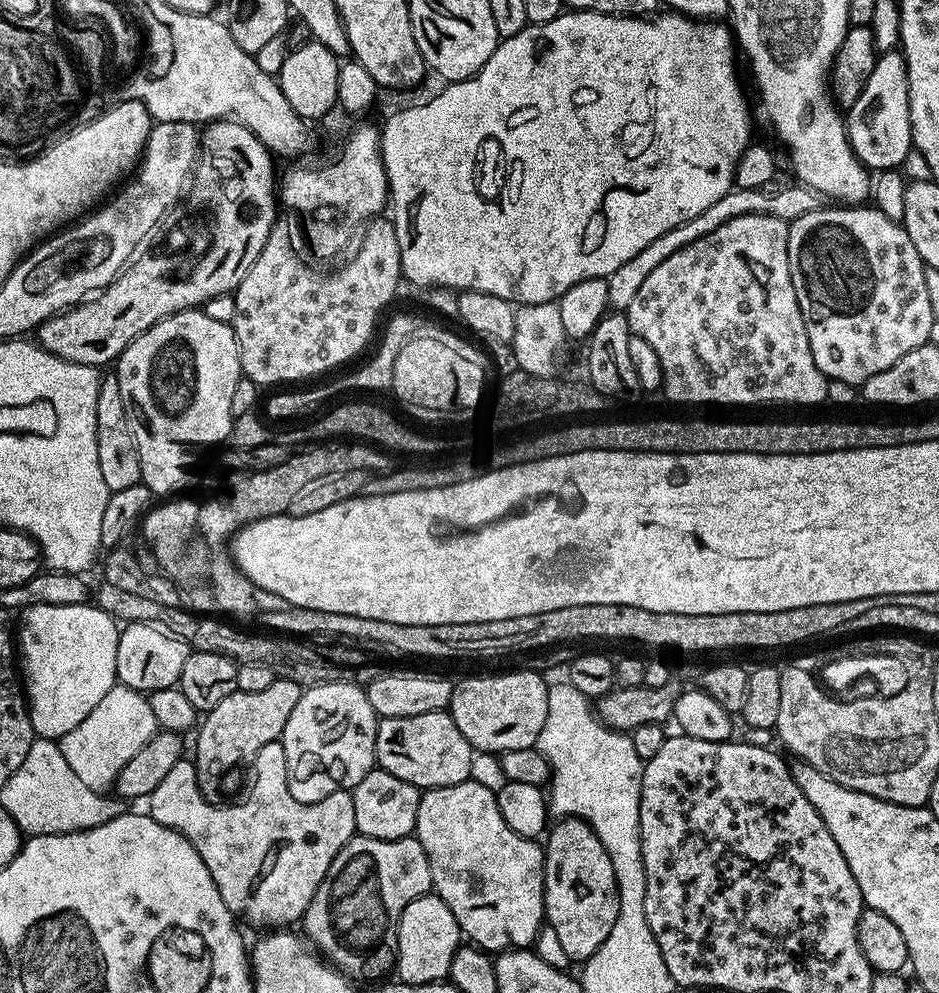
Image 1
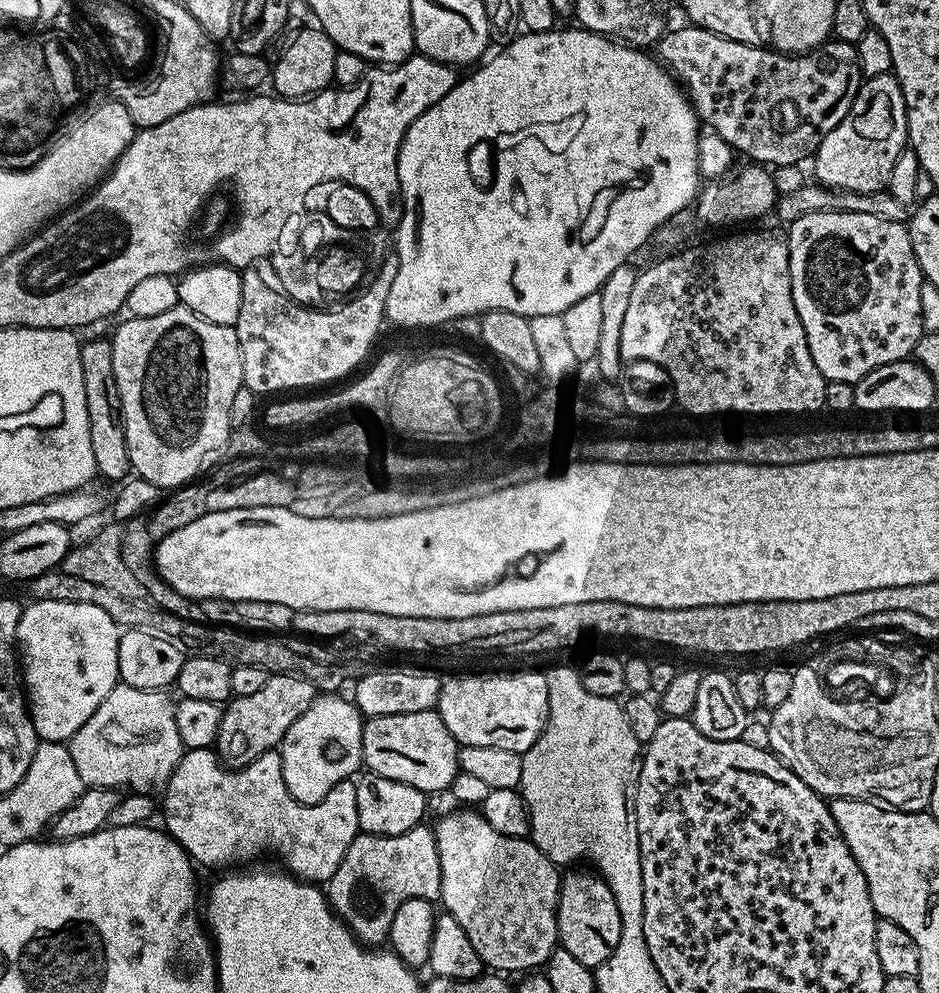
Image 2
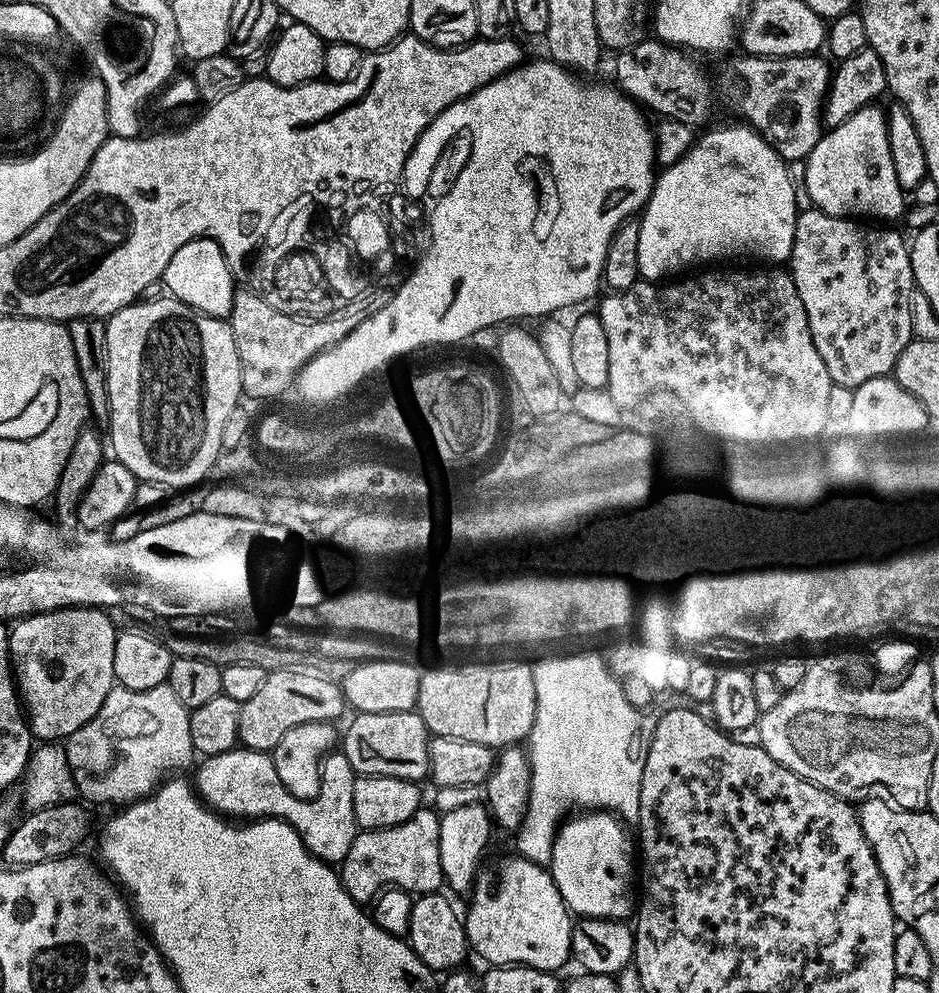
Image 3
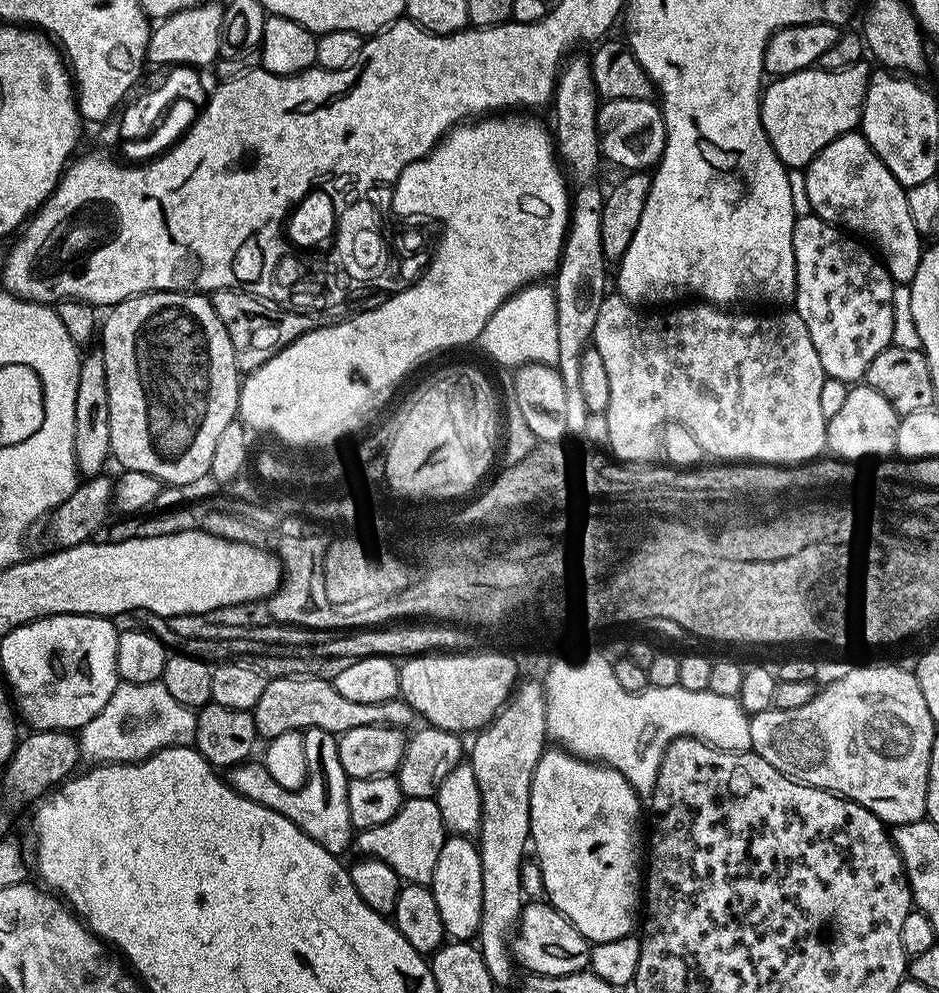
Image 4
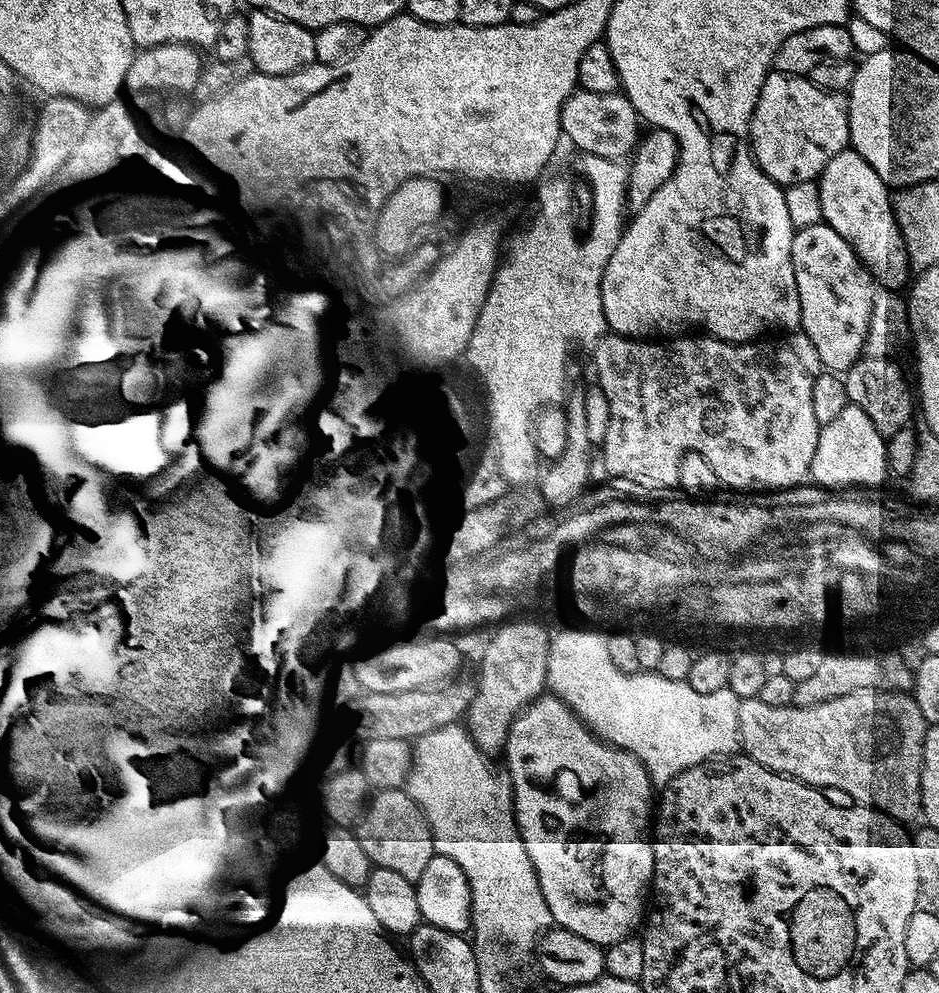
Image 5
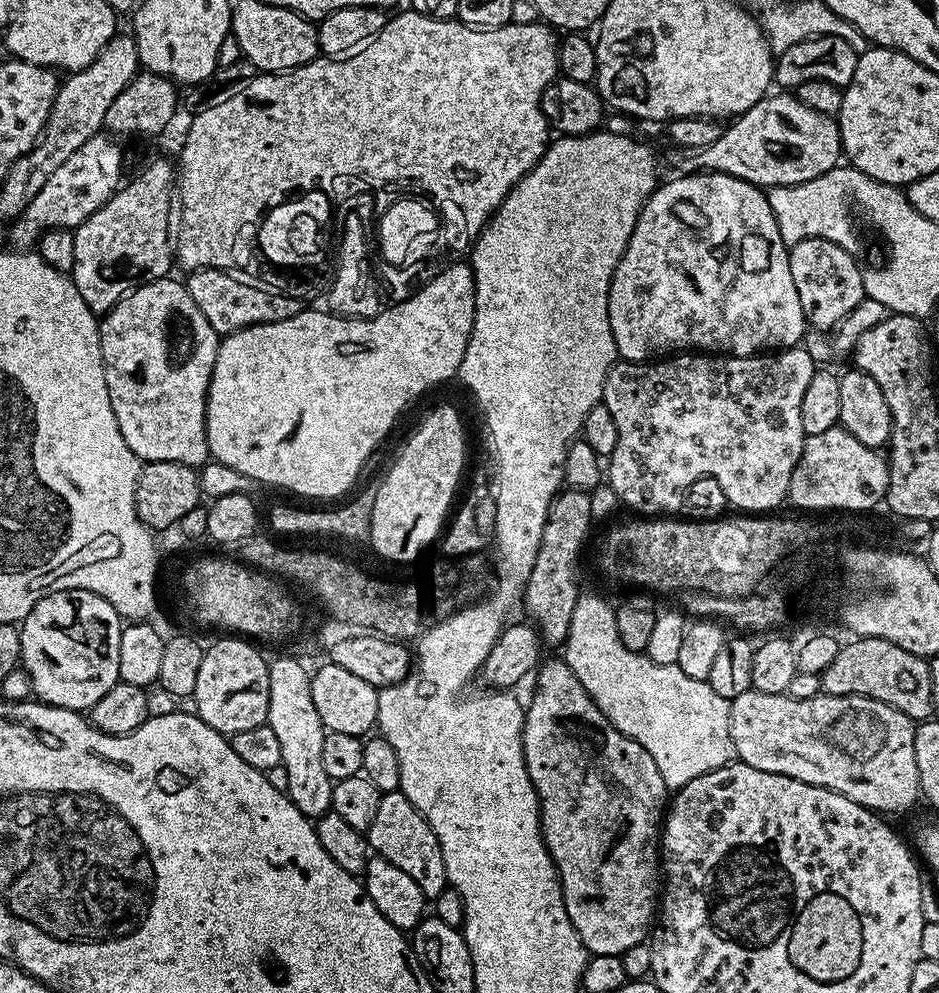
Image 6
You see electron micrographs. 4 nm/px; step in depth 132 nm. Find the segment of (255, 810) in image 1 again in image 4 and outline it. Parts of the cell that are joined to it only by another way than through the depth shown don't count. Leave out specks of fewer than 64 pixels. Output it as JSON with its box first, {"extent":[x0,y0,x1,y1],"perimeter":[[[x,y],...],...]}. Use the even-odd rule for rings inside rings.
{"extent":[230,728,354,854],"perimeter":[[[310,728],[303,733],[303,737],[306,746],[306,762],[308,763],[308,781],[297,792],[278,786],[278,782],[274,782],[274,778],[270,778],[270,774],[260,762],[256,762],[256,764],[245,762],[236,765],[235,768],[231,769],[230,783],[235,792],[240,792],[246,798],[290,818],[290,822],[294,822],[294,826],[298,826],[314,842],[318,842],[318,846],[322,846],[330,853],[341,854],[340,852],[346,851],[347,848],[351,849],[354,844],[354,829],[350,822],[350,806],[346,806],[346,790],[350,777],[342,770],[342,762],[338,758],[338,746],[336,745],[337,737],[333,733]]]}

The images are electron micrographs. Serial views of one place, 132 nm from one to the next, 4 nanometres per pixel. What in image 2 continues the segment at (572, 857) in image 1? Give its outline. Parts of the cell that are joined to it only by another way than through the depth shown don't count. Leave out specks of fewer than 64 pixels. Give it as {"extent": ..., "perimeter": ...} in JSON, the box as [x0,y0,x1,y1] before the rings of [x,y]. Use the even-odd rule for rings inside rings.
{"extent":[556,871,622,969],"perimeter":[[[595,871],[563,873],[560,882],[560,901],[556,907],[556,935],[559,947],[570,950],[582,966],[595,969],[610,954],[614,954],[614,946],[618,946],[618,938],[622,938],[622,917],[618,915],[618,902],[614,902],[614,894],[610,894],[610,886],[606,886],[603,876]]]}

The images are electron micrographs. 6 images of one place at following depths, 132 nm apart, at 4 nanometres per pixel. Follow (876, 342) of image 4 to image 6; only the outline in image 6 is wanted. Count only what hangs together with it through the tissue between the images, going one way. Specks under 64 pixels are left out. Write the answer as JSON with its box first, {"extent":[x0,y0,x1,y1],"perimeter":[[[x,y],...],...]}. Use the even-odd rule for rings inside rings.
{"extent":[788,238,866,334],"perimeter":[[[806,238],[791,245],[788,261],[790,275],[794,277],[794,286],[798,290],[798,302],[802,302],[804,319],[809,329],[821,334],[827,328],[844,324],[846,314],[858,306],[866,297],[864,294],[864,272],[856,265],[857,257],[842,246],[826,238]]]}

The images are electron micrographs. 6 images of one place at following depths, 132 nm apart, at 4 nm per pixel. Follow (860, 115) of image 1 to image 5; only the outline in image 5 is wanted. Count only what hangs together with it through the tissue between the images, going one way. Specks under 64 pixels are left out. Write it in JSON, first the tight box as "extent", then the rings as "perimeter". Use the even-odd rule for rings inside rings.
{"extent":[820,146,910,292],"perimeter":[[[851,146],[844,148],[820,172],[821,221],[828,224],[848,245],[856,251],[856,257],[863,262],[865,270],[881,289],[900,292],[910,284],[910,265],[906,242],[896,221],[894,196],[890,186],[878,178],[874,166],[862,158]],[[889,192],[889,193],[888,193]]]}

